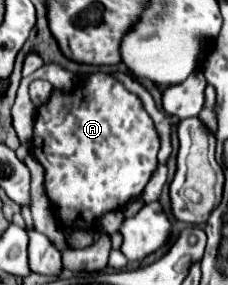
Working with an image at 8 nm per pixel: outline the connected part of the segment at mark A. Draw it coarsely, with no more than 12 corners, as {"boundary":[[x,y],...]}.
{"boundary":[[114,75],[38,107],[32,157],[70,231],[140,197],[160,135]]}

